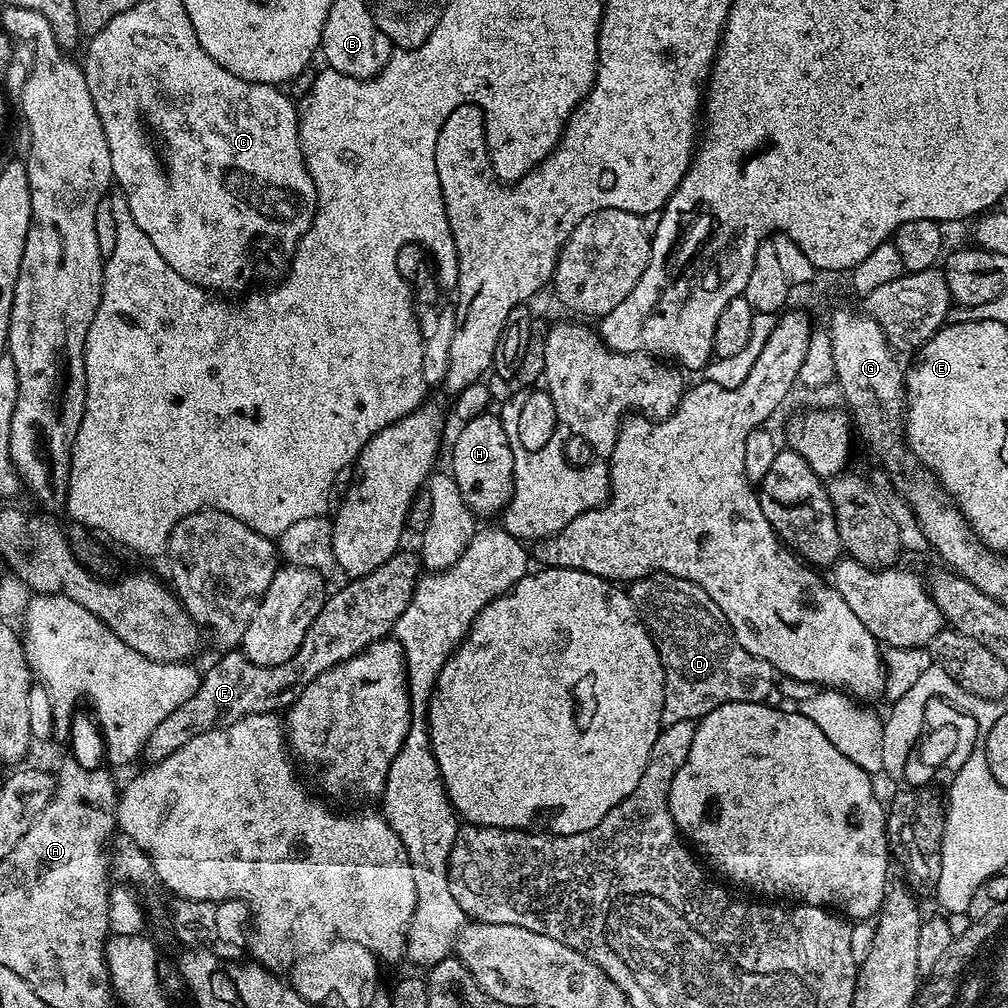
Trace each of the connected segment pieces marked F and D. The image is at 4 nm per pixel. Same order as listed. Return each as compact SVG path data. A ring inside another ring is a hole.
M397 550L382 566L370 570L370 574L349 579L333 596L331 593L310 630L306 630L302 644L286 662L278 666L258 666L244 657L243 651L225 651L221 655L224 657L201 675L194 698L186 698L178 710L166 714L166 718L154 726L154 734L150 734L144 744L143 759L148 759L149 765L157 764L174 754L174 750L186 746L190 738L198 738L198 734L225 728L247 716L279 713L294 703L318 674L357 656L375 640L385 639L411 602L422 575L420 556L415 551L404 551Z
M664 572L655 573L654 580L652 576L643 576L641 580L631 581L627 594L633 600L636 590L652 587L652 600L648 600L648 612L644 612L644 604L637 604L636 613L640 616L640 621L652 633L652 641L656 643L656 649L664 667L665 693L662 702L661 725L686 722L687 720L699 722L703 716L710 714L710 710L730 702L759 704L767 701L768 695L772 692L774 670L770 666L770 662L766 662L762 658L754 658L754 654L742 650L742 646L734 638L732 629L729 628L726 618L722 614L722 610L718 610L716 604L701 598L694 582L671 579ZM652 604L656 604L656 608L668 608L668 612L680 612L680 616L660 616L660 620L652 620Z

